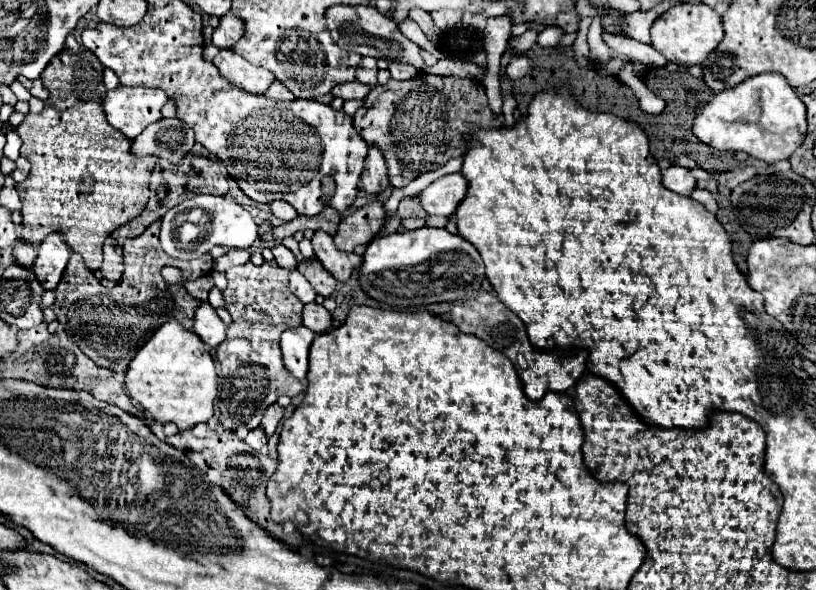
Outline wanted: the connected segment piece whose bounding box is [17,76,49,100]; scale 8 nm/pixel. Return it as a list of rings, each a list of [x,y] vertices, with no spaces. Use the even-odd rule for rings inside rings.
[[[19,76],[17,80],[21,80],[23,84],[25,84],[25,88],[33,94],[33,96],[37,96],[37,98],[41,98],[41,100],[47,100],[49,98],[49,90],[43,86],[43,82],[37,78],[37,80],[27,80],[25,76]]]

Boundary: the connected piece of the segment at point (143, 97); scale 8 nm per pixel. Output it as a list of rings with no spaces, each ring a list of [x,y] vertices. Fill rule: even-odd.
[[[127,88],[109,90],[103,108],[109,124],[123,132],[127,138],[139,136],[149,124],[161,120],[161,108],[167,94],[159,88]]]

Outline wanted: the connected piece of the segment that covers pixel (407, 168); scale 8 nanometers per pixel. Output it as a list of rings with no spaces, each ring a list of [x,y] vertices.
[[[417,74],[415,78],[409,78],[409,80],[403,80],[403,82],[391,78],[391,80],[385,84],[385,88],[383,88],[383,92],[379,94],[379,98],[371,104],[371,108],[365,108],[365,114],[363,114],[363,116],[359,116],[359,110],[357,110],[357,114],[353,116],[353,124],[355,124],[355,130],[361,134],[361,138],[363,138],[365,142],[375,144],[377,148],[381,148],[381,152],[383,152],[383,156],[385,156],[385,160],[387,160],[391,186],[395,186],[395,188],[403,188],[403,186],[407,186],[413,178],[417,178],[417,176],[421,176],[421,174],[425,174],[425,172],[437,170],[439,166],[443,166],[443,164],[445,164],[447,160],[451,160],[451,158],[459,158],[461,152],[465,152],[465,148],[463,148],[463,136],[469,136],[469,132],[473,132],[473,128],[501,128],[501,124],[503,124],[503,114],[493,114],[493,112],[491,112],[489,102],[487,102],[487,96],[485,96],[485,88],[483,88],[479,82],[471,80],[471,78],[459,78],[459,76],[435,76],[435,74]]]

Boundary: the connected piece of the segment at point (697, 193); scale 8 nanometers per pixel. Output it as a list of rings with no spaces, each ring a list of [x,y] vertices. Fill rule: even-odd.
[[[695,188],[693,190],[693,196],[691,196],[693,200],[697,200],[697,202],[701,202],[709,212],[717,212],[719,210],[719,206],[717,206],[717,202],[715,202],[715,198],[713,198],[713,194],[709,192],[709,190],[703,190],[703,188]]]

